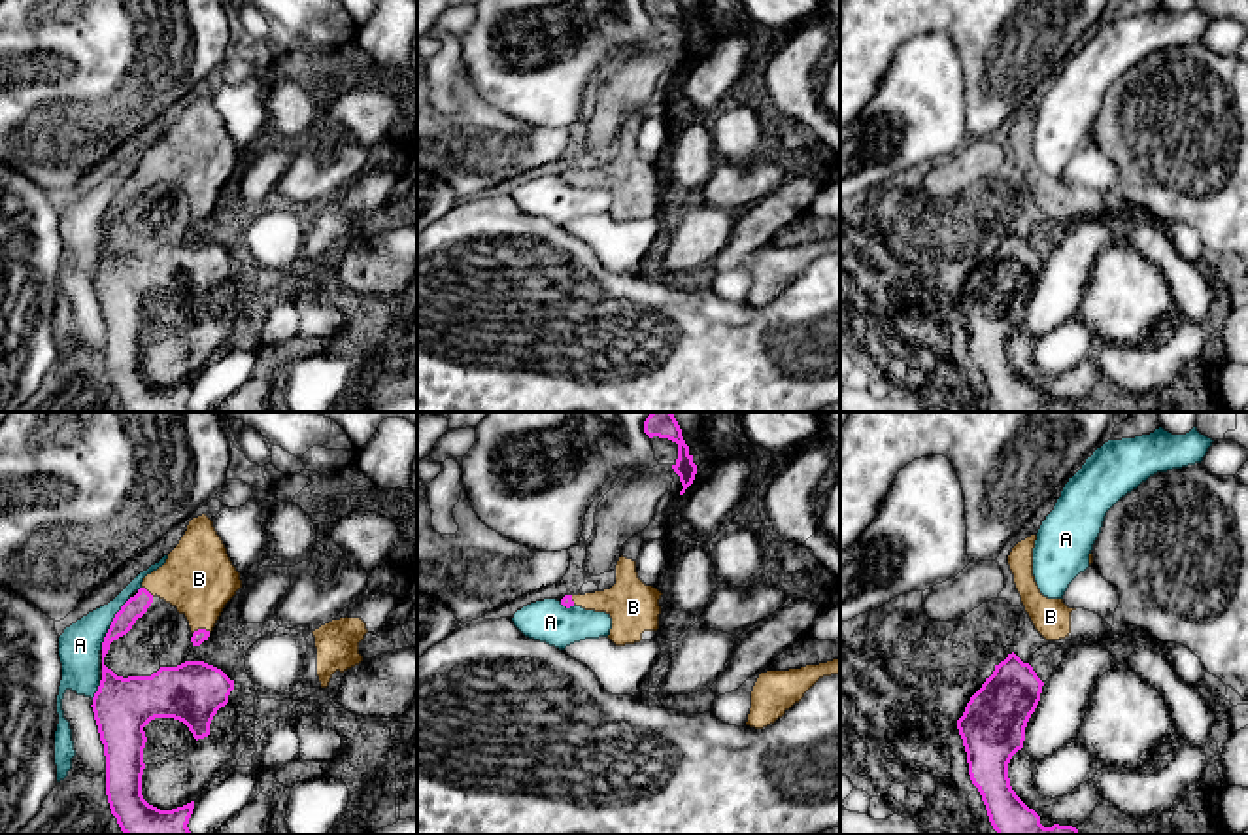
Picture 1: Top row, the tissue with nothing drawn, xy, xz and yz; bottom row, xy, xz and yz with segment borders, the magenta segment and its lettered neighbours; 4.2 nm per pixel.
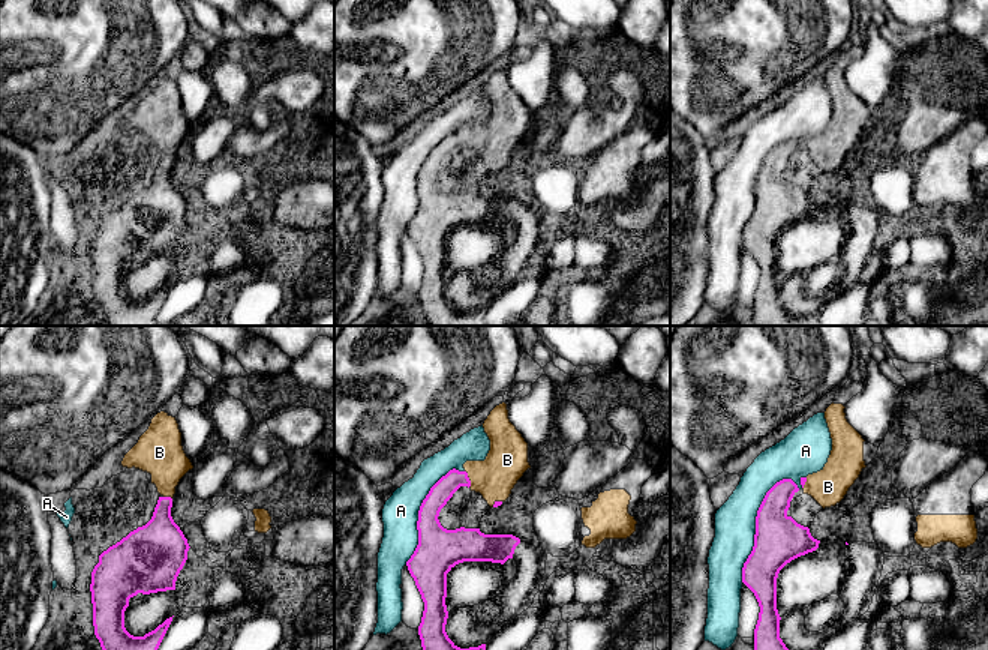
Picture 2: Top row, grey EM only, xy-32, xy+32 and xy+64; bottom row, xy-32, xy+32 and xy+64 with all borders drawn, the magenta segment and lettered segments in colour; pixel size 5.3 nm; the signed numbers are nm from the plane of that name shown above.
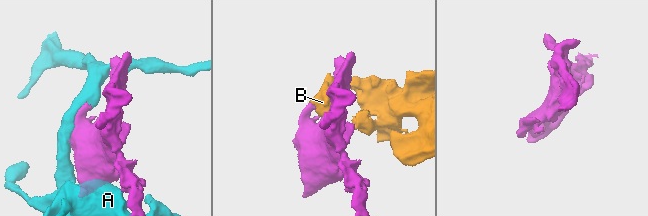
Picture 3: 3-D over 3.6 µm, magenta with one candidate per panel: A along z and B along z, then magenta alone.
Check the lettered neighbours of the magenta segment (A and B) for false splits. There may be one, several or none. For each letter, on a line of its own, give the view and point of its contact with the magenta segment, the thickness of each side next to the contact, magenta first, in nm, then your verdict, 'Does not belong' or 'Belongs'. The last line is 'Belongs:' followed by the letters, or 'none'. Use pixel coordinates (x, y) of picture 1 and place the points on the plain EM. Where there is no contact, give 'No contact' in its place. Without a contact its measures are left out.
A: Touches magenta at xy (112, 201). Thickness 90 nm (magenta) against 180 nm. Does not belong
B: Touches magenta at xy (201, 206). Thickness 60 nm (magenta) against 320 nm. Belongs
Belongs: B

